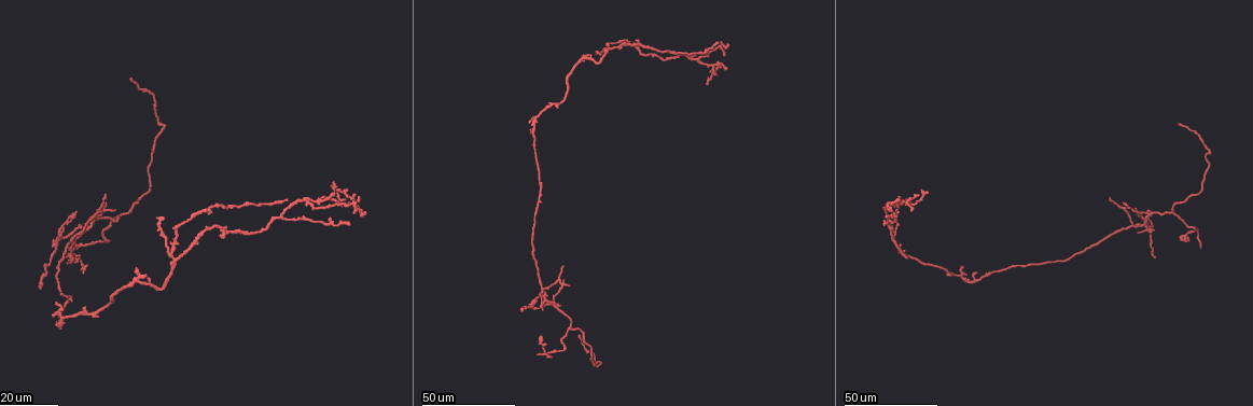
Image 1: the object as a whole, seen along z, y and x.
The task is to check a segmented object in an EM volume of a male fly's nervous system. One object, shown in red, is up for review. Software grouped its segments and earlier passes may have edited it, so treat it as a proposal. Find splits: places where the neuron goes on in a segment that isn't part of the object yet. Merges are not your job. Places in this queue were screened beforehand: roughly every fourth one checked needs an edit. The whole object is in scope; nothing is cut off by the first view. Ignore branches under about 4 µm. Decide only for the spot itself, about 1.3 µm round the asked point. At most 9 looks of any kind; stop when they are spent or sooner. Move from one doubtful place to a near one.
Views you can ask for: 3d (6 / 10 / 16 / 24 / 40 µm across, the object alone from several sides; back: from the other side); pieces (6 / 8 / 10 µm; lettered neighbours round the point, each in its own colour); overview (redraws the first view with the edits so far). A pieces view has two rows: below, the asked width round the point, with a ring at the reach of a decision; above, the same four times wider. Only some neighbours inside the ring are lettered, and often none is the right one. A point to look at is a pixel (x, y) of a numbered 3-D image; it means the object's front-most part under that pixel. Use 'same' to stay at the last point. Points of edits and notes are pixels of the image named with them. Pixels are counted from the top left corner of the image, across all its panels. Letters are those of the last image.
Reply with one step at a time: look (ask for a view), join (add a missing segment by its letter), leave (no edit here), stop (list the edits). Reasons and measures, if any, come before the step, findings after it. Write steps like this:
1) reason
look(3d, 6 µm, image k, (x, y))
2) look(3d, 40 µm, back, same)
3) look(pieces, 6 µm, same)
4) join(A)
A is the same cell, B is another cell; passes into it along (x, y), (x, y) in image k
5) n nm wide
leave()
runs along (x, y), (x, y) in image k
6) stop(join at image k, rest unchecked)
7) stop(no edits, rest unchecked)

look(3d, 40 µm, image 1, (131, 80))

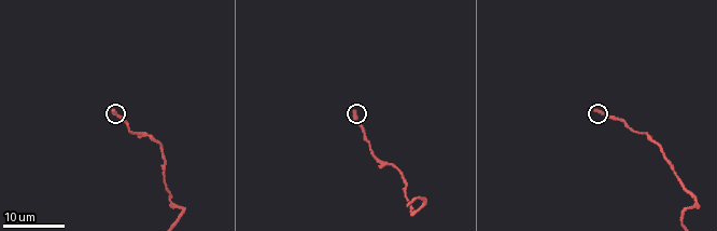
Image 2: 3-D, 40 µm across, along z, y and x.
see the neighbours
look(pieces, 10 µm, image 2, (352, 111))

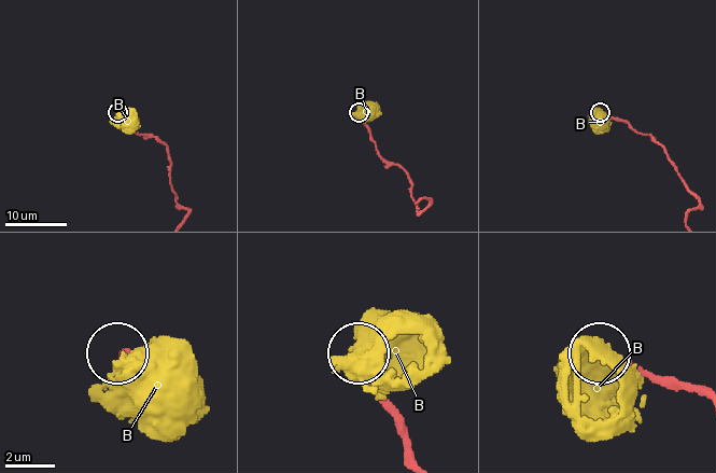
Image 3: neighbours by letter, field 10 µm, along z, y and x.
380 nm wide
leave()
B is another cell; none of them fits

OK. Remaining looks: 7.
branch stops here
look(3d, 40 µm, image 1, (542, 200))

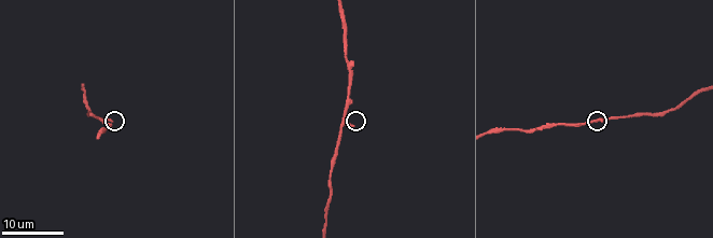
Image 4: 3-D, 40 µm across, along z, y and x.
look(pieces, 10 µm, image 4, (353, 123))

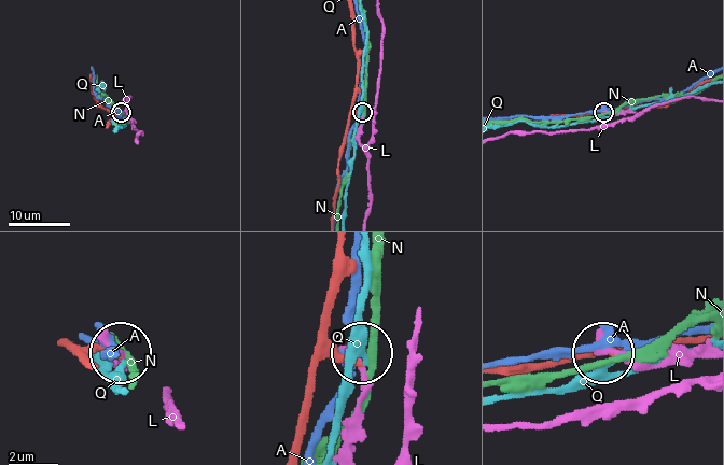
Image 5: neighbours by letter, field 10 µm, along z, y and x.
210 nm wide
leave()
A, L, N and Q are other cells; none of them fits

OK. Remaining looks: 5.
branch stops here
look(3d, 40 µm, image 1, (349, 223))

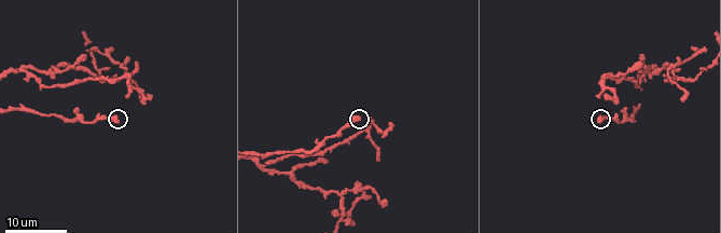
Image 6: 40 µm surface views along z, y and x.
see the neighbours
look(pieces, 10 µm, image 6, (119, 122))

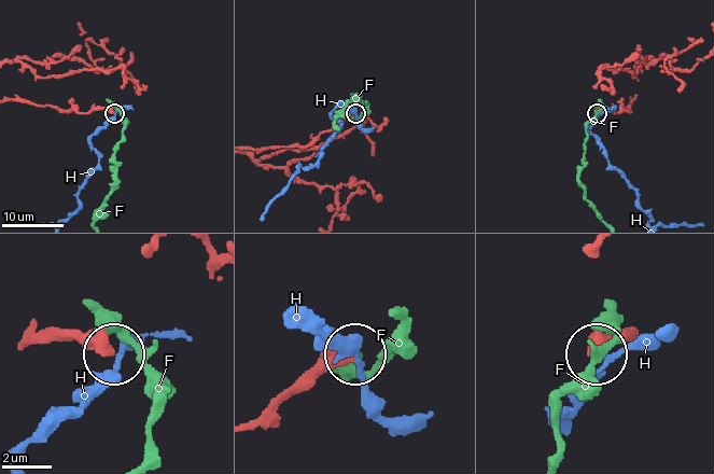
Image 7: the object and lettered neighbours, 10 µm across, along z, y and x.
leave()
F and H are other cells; runs along (23, 100), (81, 112), (113, 112) in image 7; none of them fits

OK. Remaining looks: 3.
an open end
look(3d, 24 µm, image 6, (641, 65))

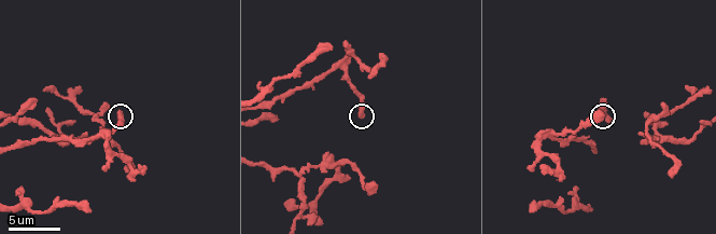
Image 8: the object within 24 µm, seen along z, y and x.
look(pieces, 6 µm, image 8, (361, 117))

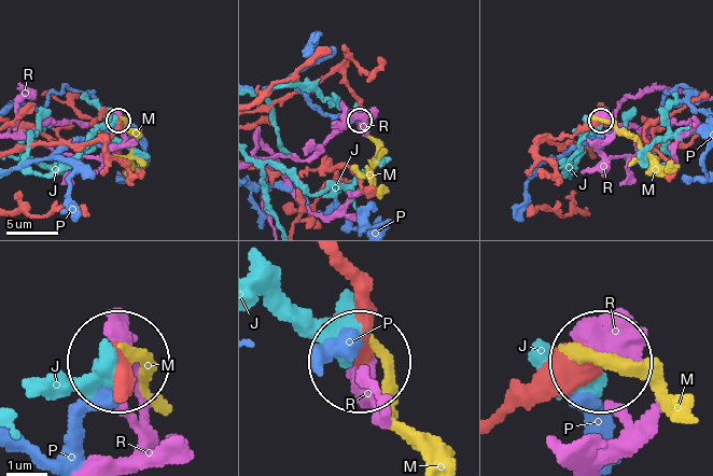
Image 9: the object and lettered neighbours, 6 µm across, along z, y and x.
leave()
J, M, P and R are other cells; none of them fits

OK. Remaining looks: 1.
stop(no edits, rest unchecked)

